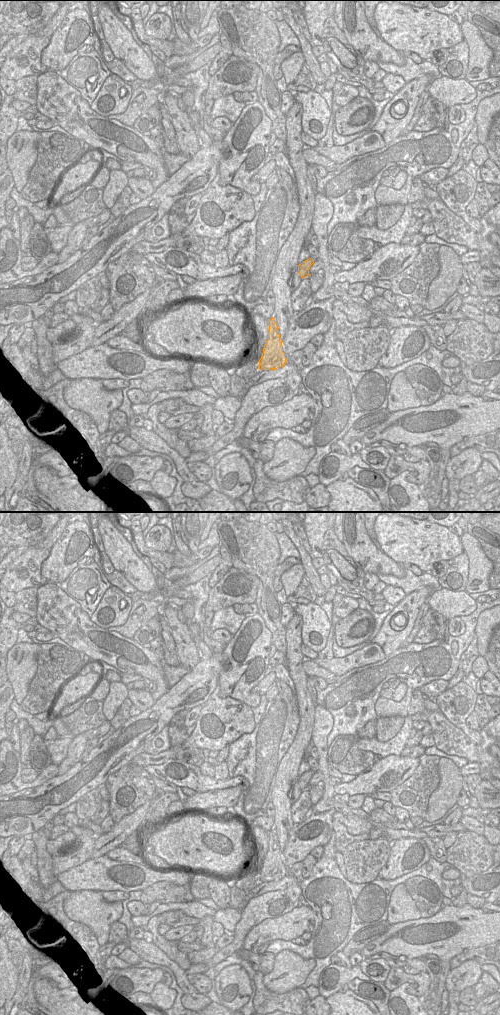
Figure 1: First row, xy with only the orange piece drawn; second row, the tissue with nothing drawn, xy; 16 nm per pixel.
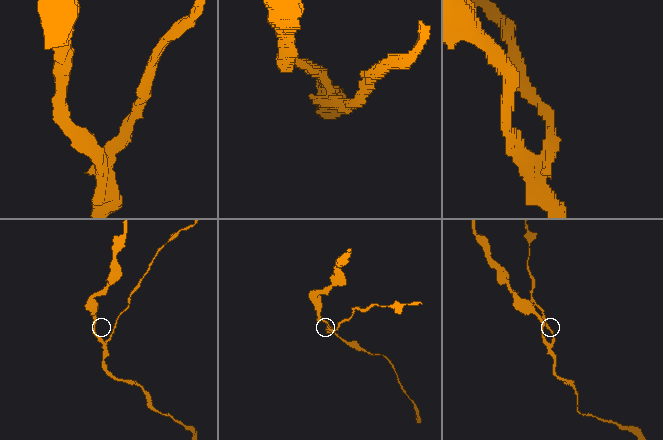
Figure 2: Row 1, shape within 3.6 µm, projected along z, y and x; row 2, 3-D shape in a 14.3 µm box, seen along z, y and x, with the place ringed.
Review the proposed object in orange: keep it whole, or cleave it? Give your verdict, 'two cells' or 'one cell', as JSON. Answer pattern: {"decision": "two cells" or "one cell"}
{"decision": "two cells"}

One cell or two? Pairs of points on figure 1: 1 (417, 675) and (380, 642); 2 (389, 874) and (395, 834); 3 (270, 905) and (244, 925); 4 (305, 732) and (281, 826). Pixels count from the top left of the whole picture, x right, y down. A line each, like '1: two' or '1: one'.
1: two
2: two
3: one
4: one

